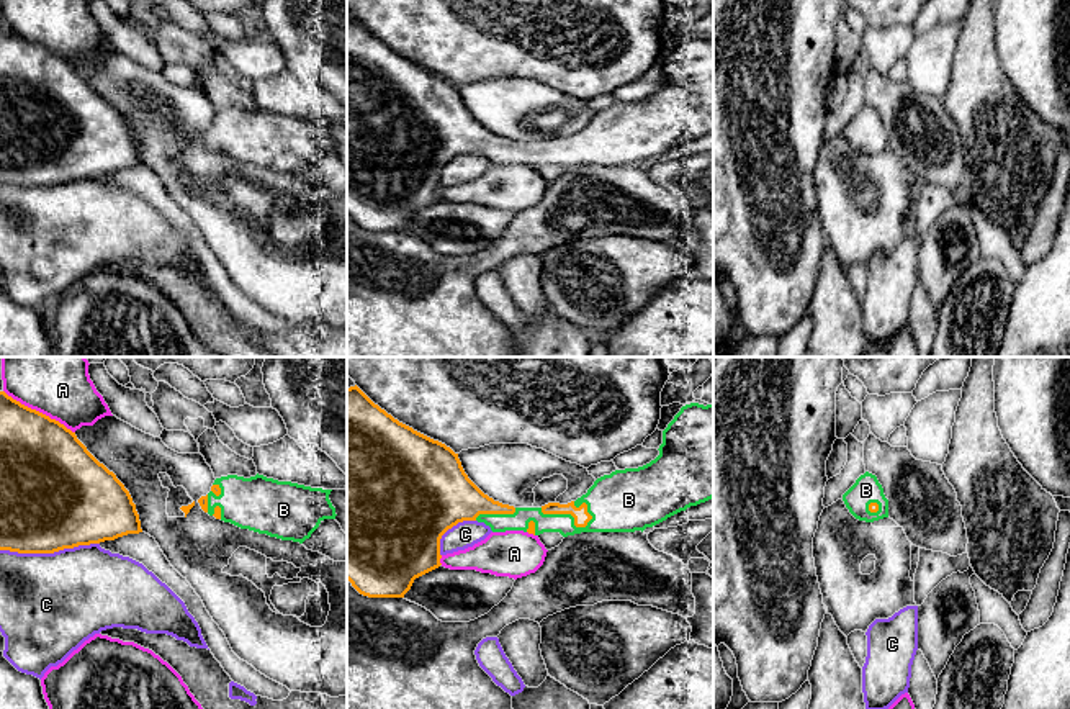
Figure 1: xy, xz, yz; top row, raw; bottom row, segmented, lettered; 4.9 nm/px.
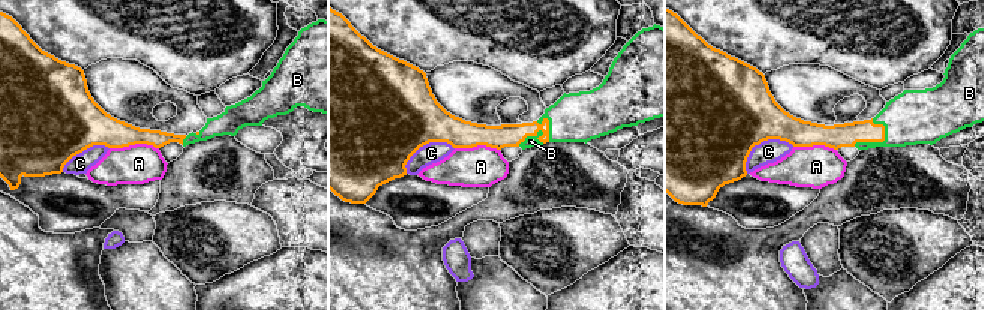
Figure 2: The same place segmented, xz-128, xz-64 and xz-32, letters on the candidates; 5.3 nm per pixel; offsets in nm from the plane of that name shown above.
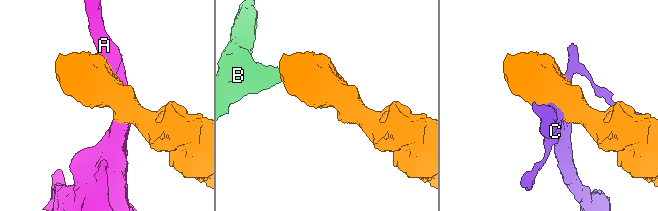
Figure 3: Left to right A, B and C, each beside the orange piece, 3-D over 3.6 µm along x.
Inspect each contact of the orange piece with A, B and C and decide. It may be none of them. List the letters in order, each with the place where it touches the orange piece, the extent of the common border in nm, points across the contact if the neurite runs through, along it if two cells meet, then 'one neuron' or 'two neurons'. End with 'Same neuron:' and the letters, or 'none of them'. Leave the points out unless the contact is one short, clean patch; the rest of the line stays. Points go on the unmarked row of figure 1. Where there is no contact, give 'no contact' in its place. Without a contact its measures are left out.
A: xy (38, 45) | 400 nm | two neurons
B: xz (568, 146) | 260 nm | one neuron
C: xy (49, 185) | 480 nm | two neurons
Same neuron: B

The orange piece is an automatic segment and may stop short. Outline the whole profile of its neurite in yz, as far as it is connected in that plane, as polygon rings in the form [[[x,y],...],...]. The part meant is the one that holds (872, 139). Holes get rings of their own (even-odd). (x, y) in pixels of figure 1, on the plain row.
[[[865,105],[843,128],[843,134],[849,146],[865,156],[874,156],[888,151],[888,133],[877,110]]]

